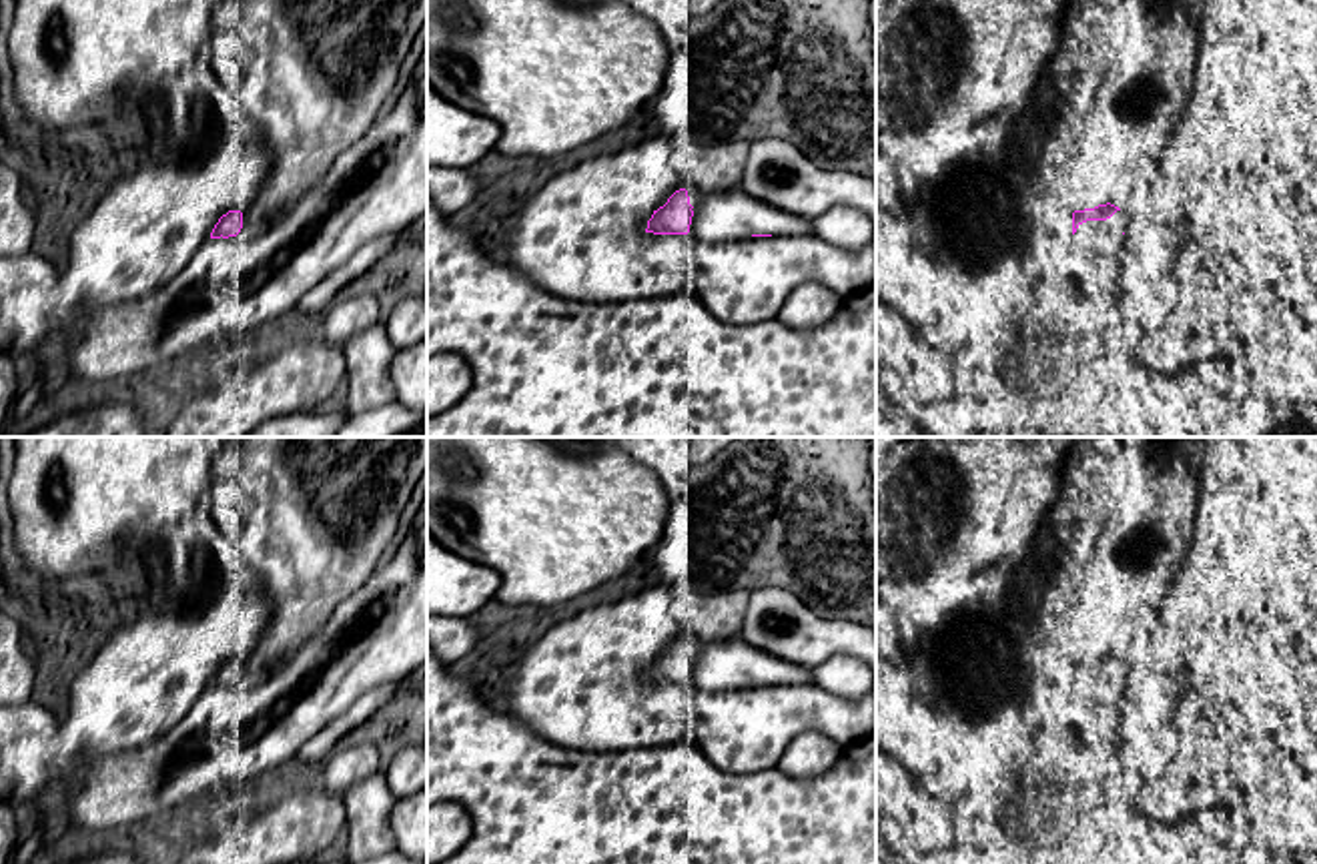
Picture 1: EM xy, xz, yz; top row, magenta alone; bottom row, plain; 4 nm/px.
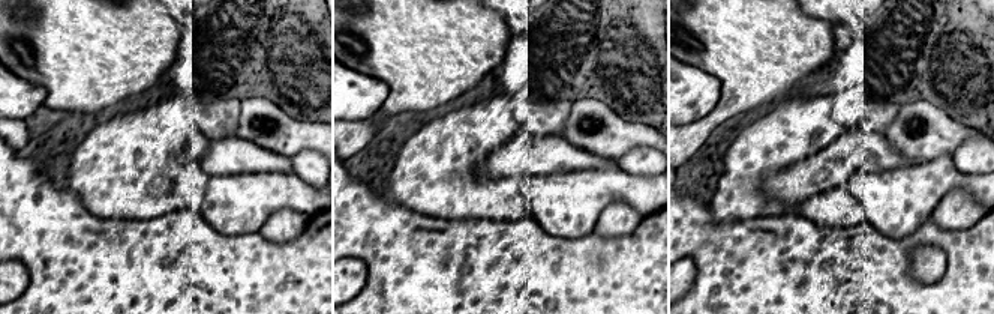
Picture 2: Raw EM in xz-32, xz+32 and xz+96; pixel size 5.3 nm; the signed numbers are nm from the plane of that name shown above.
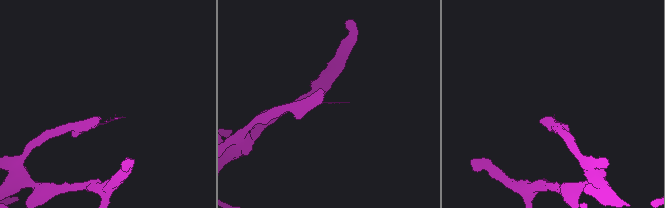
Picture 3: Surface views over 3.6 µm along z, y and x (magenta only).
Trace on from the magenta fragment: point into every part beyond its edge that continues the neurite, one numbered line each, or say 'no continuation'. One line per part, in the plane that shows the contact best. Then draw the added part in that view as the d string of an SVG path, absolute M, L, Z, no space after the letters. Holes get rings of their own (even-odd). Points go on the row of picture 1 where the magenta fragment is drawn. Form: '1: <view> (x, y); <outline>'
1: yz (1105, 235); M1121 208L1107 221L1086 221L1078 225L1074 237L1080 245L1113 253L1123 239L1131 217Z

